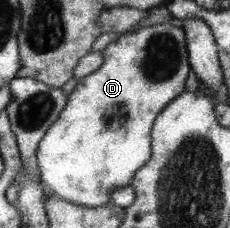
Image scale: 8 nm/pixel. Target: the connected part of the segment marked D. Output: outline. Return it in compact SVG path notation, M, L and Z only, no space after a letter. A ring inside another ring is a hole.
M172 22L128 31L112 40L103 52L103 65L76 83L68 96L65 111L45 134L37 150L41 180L46 189L68 202L87 207L110 202L110 194L116 188L129 185L137 170L149 161L152 124L170 102L186 91L186 78L192 67L185 30Z

